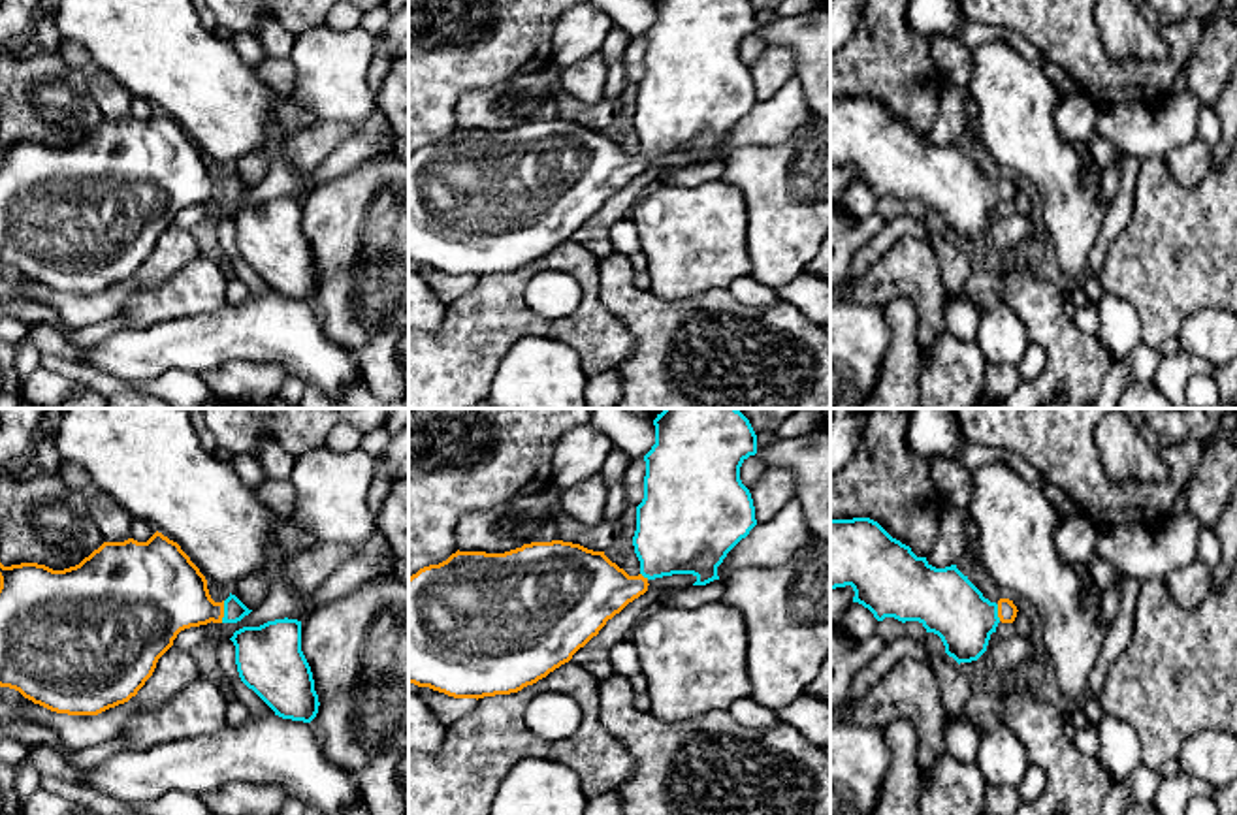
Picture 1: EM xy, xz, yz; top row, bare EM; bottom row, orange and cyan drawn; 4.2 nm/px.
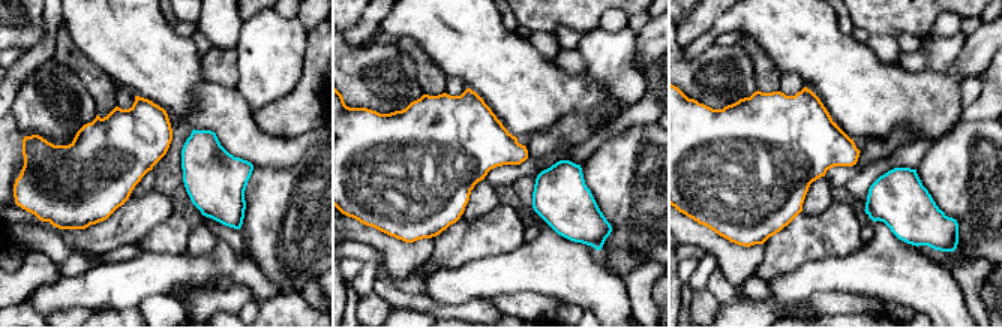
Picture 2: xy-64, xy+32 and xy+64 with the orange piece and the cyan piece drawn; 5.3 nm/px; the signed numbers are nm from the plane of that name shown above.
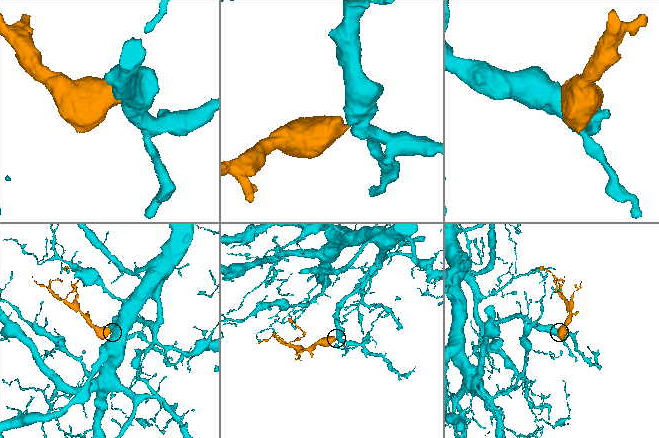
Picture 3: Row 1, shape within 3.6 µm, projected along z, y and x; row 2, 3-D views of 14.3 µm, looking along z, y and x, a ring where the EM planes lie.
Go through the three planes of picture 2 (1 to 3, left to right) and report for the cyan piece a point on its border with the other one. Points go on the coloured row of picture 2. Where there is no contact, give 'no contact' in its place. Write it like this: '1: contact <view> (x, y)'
1: no contact
2: no contact
3: no contact

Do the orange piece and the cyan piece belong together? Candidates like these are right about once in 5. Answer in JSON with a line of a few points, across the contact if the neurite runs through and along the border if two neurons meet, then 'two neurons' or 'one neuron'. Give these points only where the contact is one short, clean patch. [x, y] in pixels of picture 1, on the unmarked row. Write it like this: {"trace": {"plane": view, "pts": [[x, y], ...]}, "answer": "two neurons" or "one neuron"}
{"trace": {"plane": "xy", "pts": [[168, 172], [192, 185], [223, 191], [234, 189]]}, "answer": "one neuron"}

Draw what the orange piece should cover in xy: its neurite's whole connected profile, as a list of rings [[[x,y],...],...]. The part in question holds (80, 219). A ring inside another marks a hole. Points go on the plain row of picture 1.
[[[158,109],[147,120],[104,120],[79,143],[64,149],[38,141],[0,141],[0,265],[15,267],[56,292],[98,294],[137,273],[181,209],[211,200],[237,201],[250,190],[232,171],[215,181],[200,147],[177,120]]]

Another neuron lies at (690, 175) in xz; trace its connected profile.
[[[719,156],[706,164],[687,164],[687,166],[668,168],[659,177],[659,184],[680,184],[693,188],[708,181],[721,181],[723,173],[725,173],[725,156]]]

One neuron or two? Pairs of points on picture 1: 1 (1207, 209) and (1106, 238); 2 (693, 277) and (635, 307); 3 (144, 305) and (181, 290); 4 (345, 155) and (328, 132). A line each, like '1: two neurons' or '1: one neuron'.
1: two neurons
2: two neurons
3: one neuron
4: two neurons

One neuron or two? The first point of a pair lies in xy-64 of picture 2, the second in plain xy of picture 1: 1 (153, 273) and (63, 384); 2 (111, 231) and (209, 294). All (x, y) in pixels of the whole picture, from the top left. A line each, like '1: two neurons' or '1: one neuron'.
1: two neurons
2: two neurons

